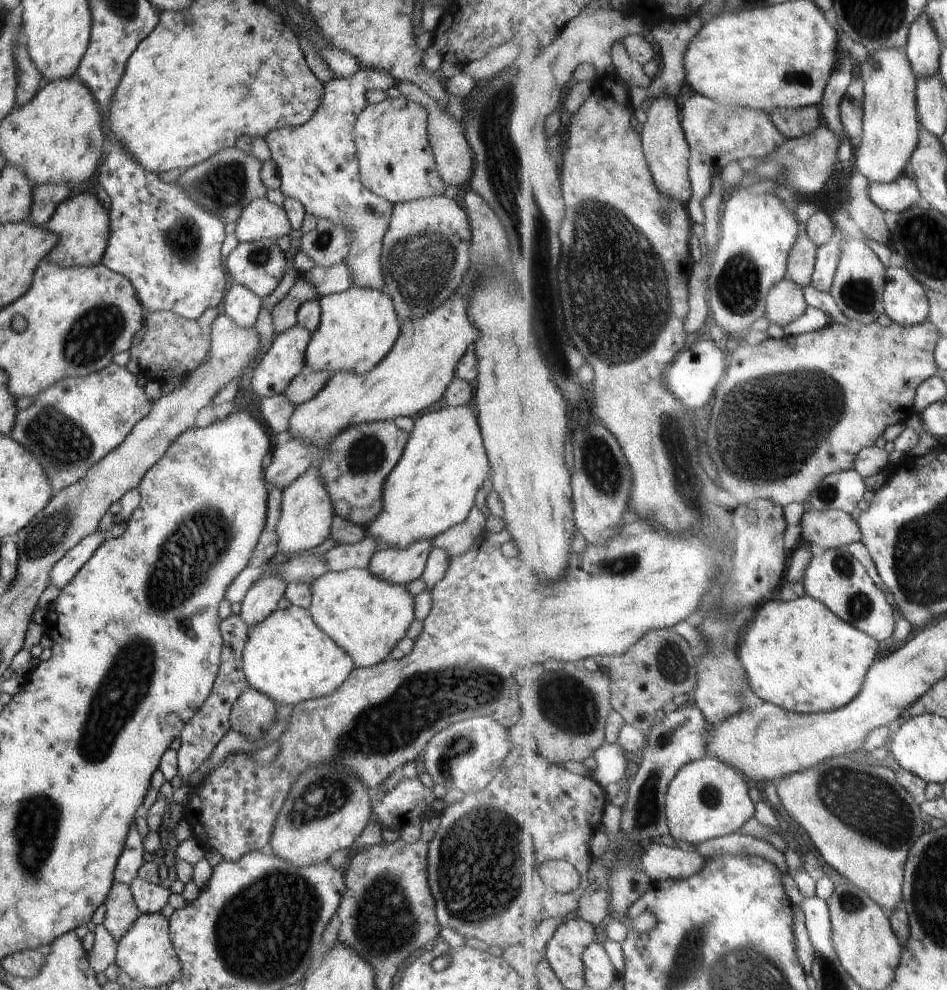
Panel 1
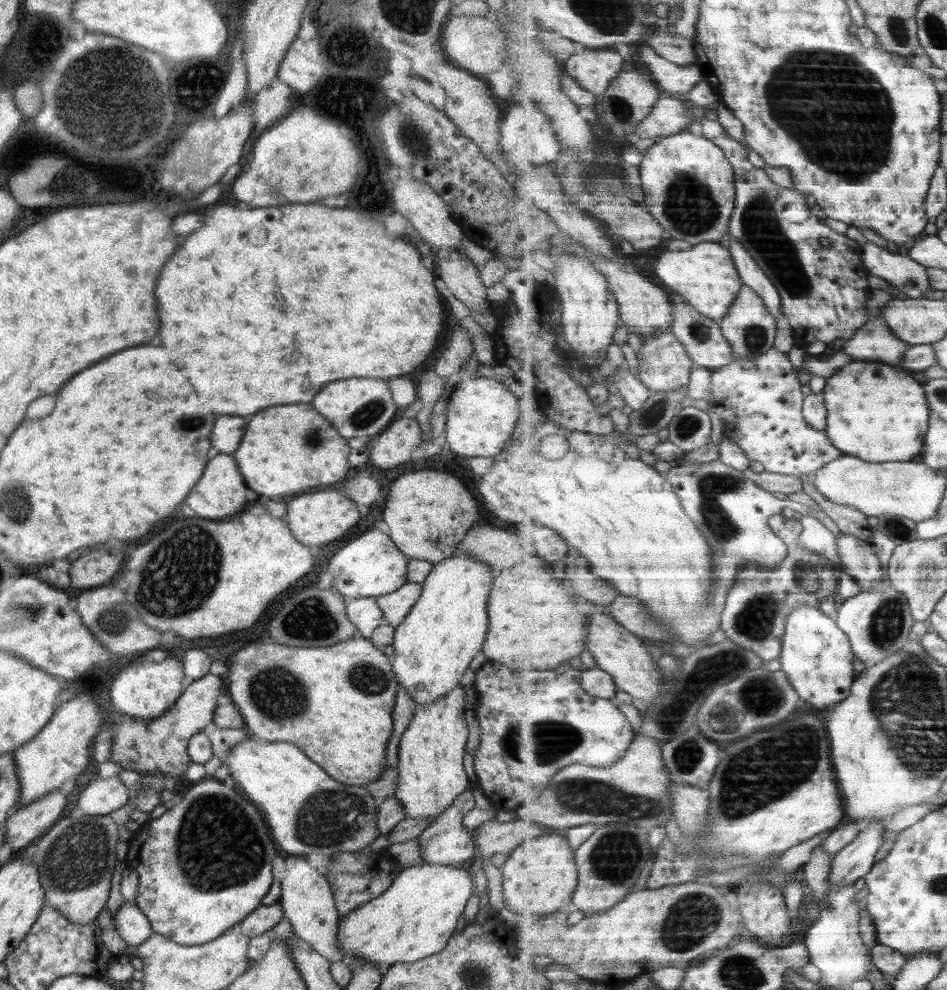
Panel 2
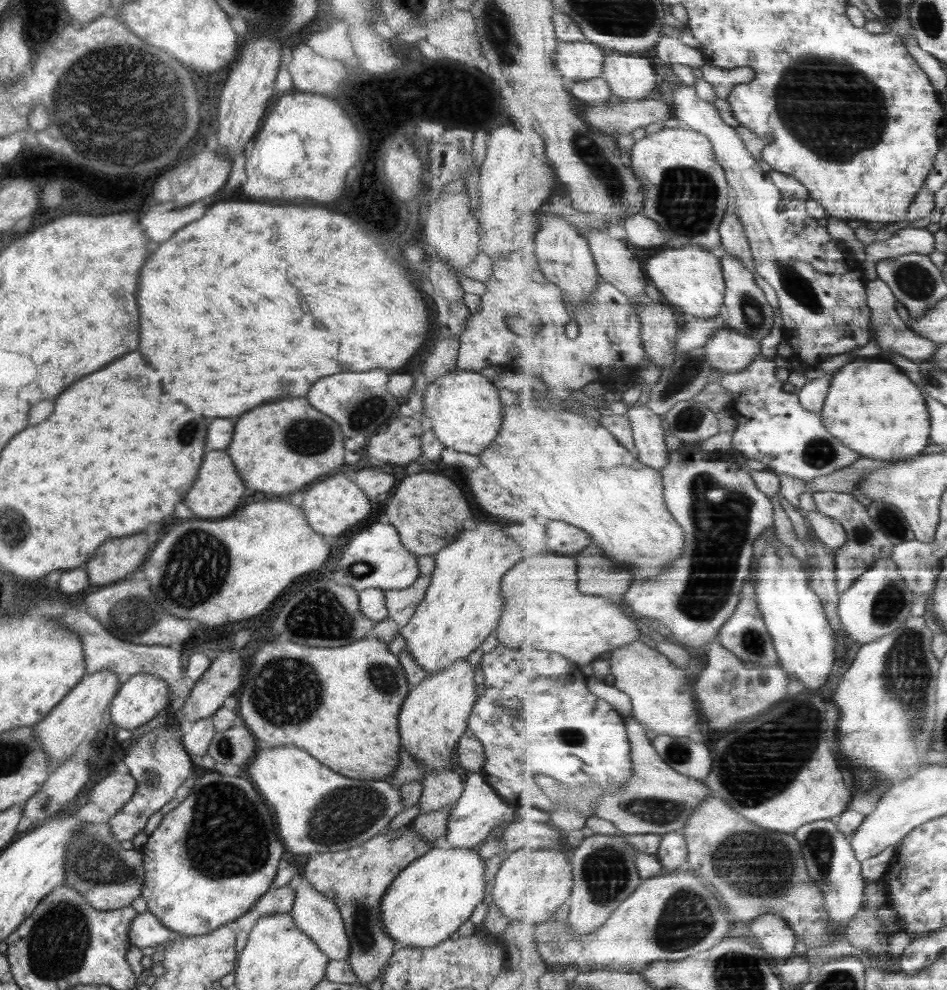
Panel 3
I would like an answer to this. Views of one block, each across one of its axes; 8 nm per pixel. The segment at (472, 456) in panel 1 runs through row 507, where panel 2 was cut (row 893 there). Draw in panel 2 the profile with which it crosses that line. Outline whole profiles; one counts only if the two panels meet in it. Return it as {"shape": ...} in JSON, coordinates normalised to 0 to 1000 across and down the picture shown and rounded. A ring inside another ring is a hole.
{"shape":[[[446,872],[424,879],[414,889],[410,899],[360,927],[359,935],[357,935],[357,953],[365,966],[363,971],[374,967],[382,967],[382,969],[397,973],[405,980],[416,973],[439,972],[469,960],[484,931],[489,929],[488,922],[499,905],[498,901],[502,899],[499,888],[493,874],[475,876]]]}

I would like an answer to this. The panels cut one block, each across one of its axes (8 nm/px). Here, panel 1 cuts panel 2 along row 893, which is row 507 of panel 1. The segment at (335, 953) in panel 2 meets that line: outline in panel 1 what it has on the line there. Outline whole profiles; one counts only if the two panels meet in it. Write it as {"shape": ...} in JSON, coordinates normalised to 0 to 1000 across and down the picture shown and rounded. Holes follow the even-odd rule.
{"shape":[[[328,471],[300,495],[297,520],[290,535],[295,546],[295,560],[312,560],[336,554],[347,543],[352,520],[348,504],[338,485],[338,473]]]}

